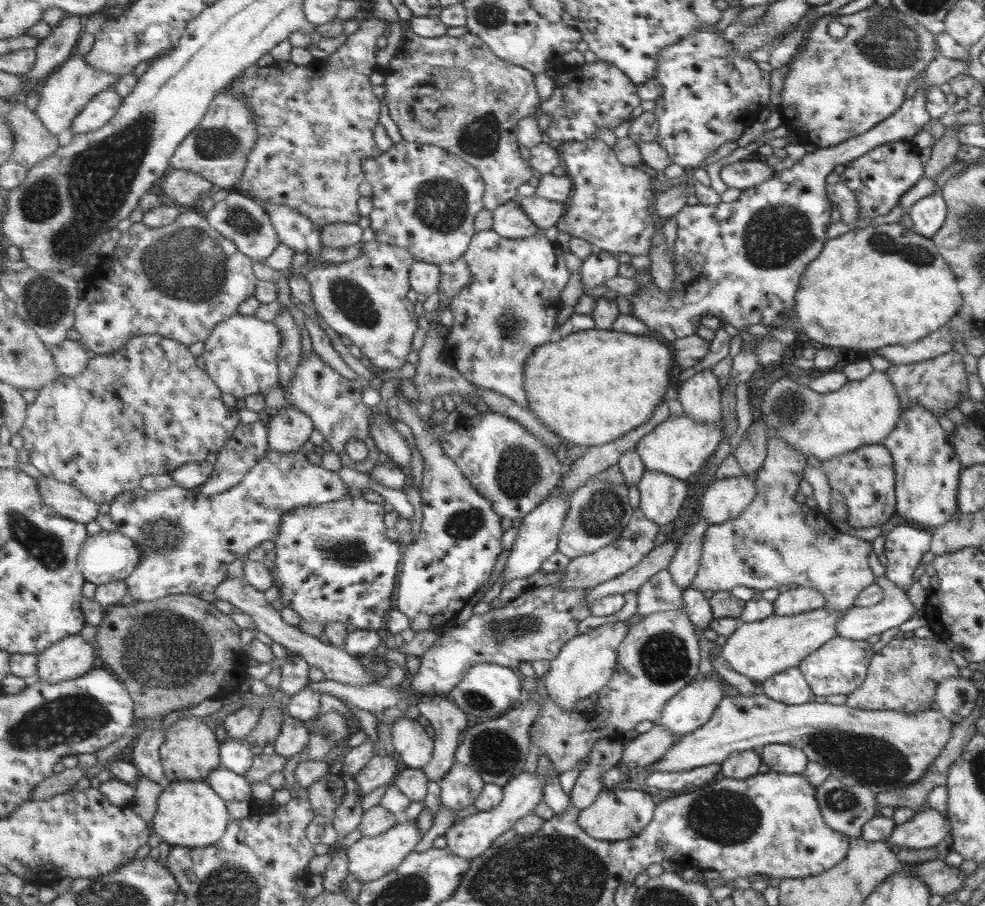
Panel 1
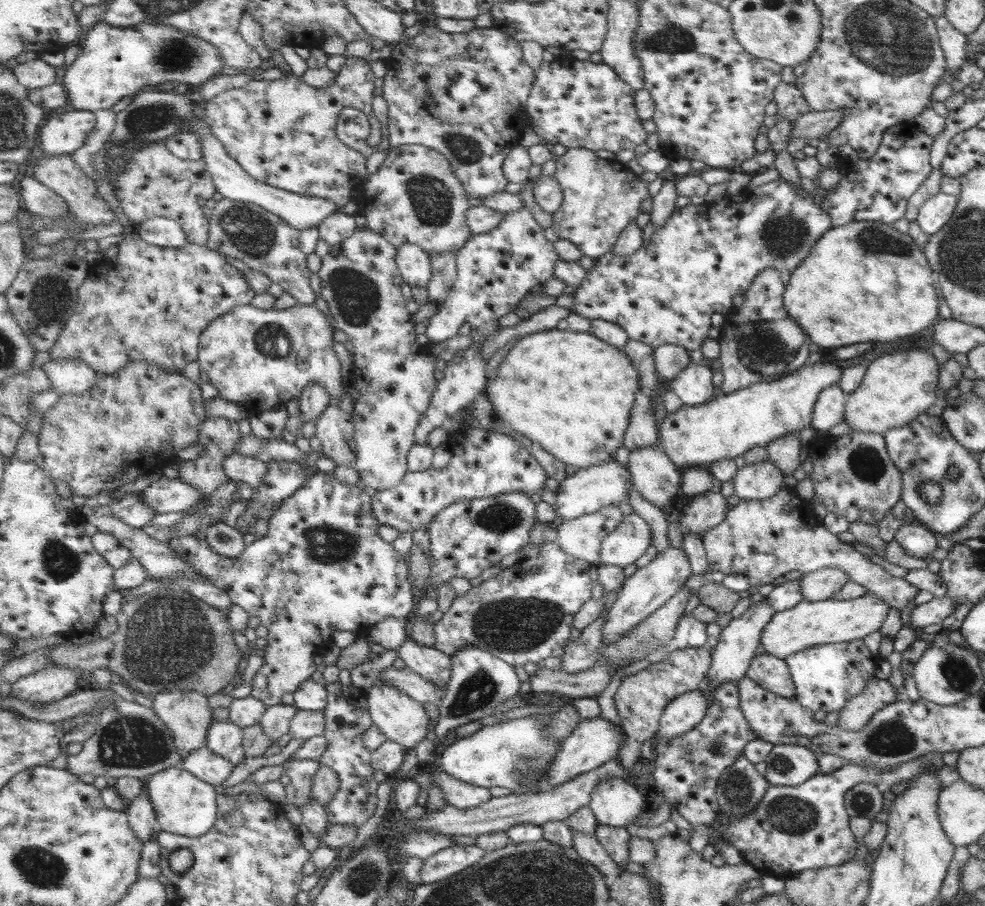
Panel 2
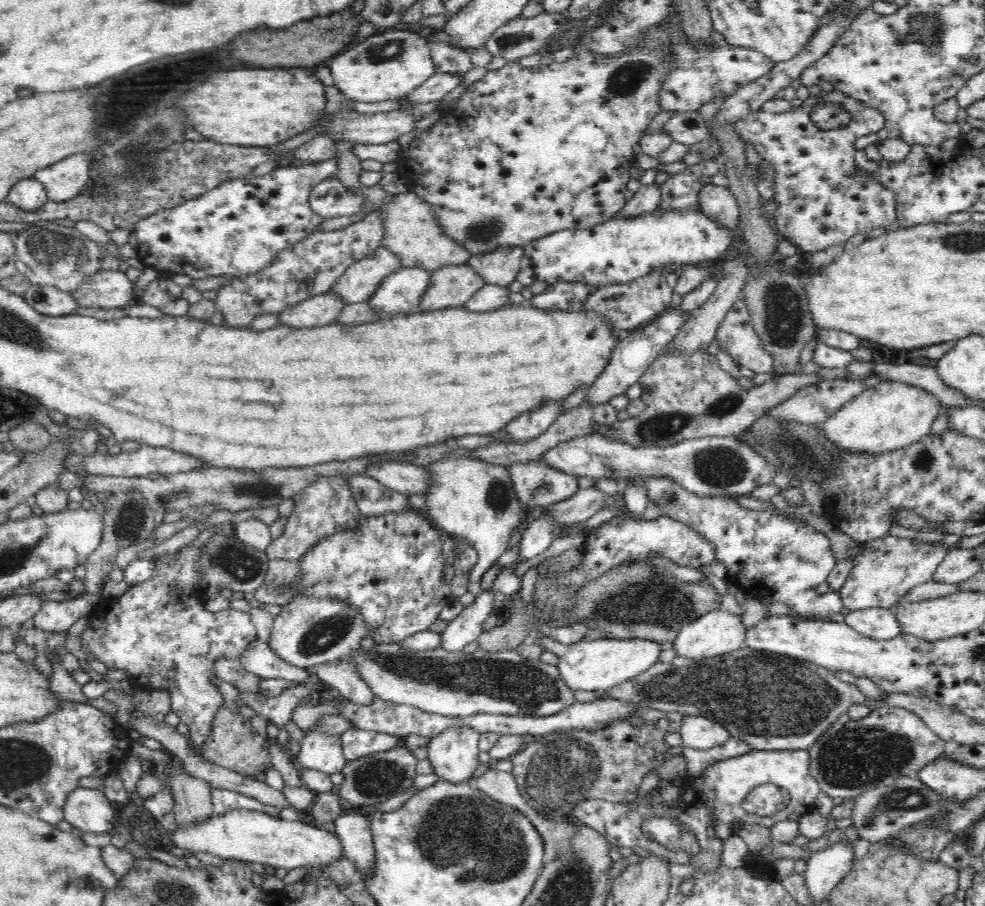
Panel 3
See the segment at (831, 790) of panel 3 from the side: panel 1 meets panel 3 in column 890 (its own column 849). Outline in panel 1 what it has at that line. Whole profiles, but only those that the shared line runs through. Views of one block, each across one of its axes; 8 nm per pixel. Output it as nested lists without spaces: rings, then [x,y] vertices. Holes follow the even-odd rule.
[[[757,687],[751,696],[736,695],[723,697],[716,710],[705,724],[695,729],[695,733],[683,736],[681,740],[667,751],[659,762],[649,765],[639,776],[629,778],[622,769],[622,764],[615,765],[604,772],[603,784],[609,789],[619,782],[629,782],[630,779],[640,782],[654,772],[681,772],[695,767],[720,764],[731,752],[752,750],[767,744],[787,744],[798,748],[808,761],[825,765],[831,777],[839,779],[845,786],[861,785],[867,787],[875,796],[891,788],[901,788],[911,784],[923,776],[927,766],[940,753],[945,743],[951,737],[952,722],[938,710],[922,710],[916,713],[904,713],[890,710],[864,711],[847,705],[835,705],[815,701],[803,704],[783,704],[767,698]]]

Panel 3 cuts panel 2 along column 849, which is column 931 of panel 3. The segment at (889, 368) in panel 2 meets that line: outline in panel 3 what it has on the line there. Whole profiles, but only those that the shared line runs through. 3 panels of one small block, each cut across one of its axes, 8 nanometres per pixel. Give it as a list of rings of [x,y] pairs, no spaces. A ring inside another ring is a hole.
[[[880,381],[874,386],[864,389],[858,396],[843,404],[834,416],[823,422],[826,438],[843,452],[856,452],[857,454],[882,454],[904,448],[909,444],[922,440],[932,432],[932,424],[936,417],[941,414],[942,401],[930,391],[904,381]]]

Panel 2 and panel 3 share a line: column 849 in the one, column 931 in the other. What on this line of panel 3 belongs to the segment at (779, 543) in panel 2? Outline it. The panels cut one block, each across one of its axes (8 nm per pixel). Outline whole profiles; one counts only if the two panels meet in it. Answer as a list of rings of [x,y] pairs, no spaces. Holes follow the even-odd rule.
[[[886,537],[862,545],[856,555],[858,564],[852,568],[848,578],[838,584],[835,595],[842,606],[850,611],[864,608],[894,609],[896,600],[915,586],[934,581],[938,566],[948,554],[950,548],[938,544],[909,540],[908,538]]]

